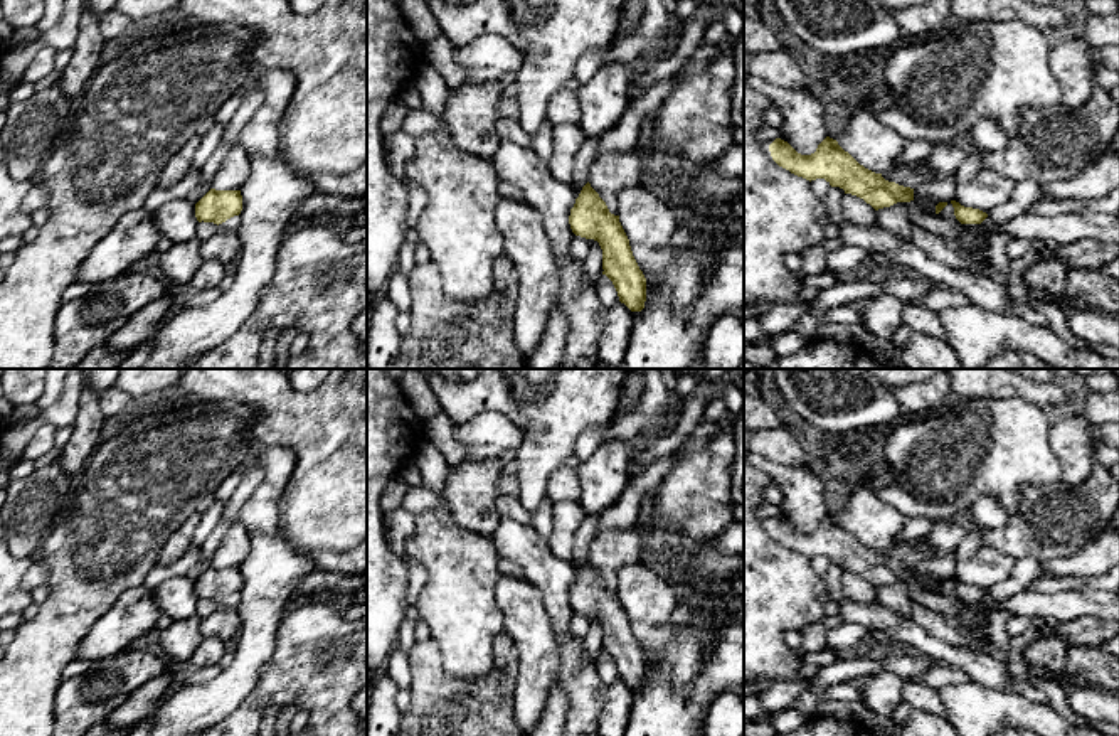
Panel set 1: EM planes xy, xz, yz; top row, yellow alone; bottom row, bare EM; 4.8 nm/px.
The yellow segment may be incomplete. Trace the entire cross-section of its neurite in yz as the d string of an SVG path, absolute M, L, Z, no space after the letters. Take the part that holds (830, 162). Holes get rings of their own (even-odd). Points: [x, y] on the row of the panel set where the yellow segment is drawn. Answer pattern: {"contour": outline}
{"contour": "M830 136L811 155L798 153L781 138L769 145L769 152L772 160L791 173L809 182L825 179L831 187L863 199L875 211L914 200L914 189L888 182L882 173L865 168Z"}

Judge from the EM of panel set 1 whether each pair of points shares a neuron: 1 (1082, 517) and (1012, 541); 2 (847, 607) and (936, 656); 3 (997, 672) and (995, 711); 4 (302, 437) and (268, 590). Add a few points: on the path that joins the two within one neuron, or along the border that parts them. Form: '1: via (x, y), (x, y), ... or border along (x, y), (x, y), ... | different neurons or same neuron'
1: via (1065, 519), (1054, 521), (1028, 534) | same neuron
2: via (869, 615), (892, 622), (902, 630), (914, 634) | same neuron
3: border along (971, 679), (1010, 693) | different neurons
4: border along (266, 445), (283, 445), (293, 452), (293, 474) | different neurons

